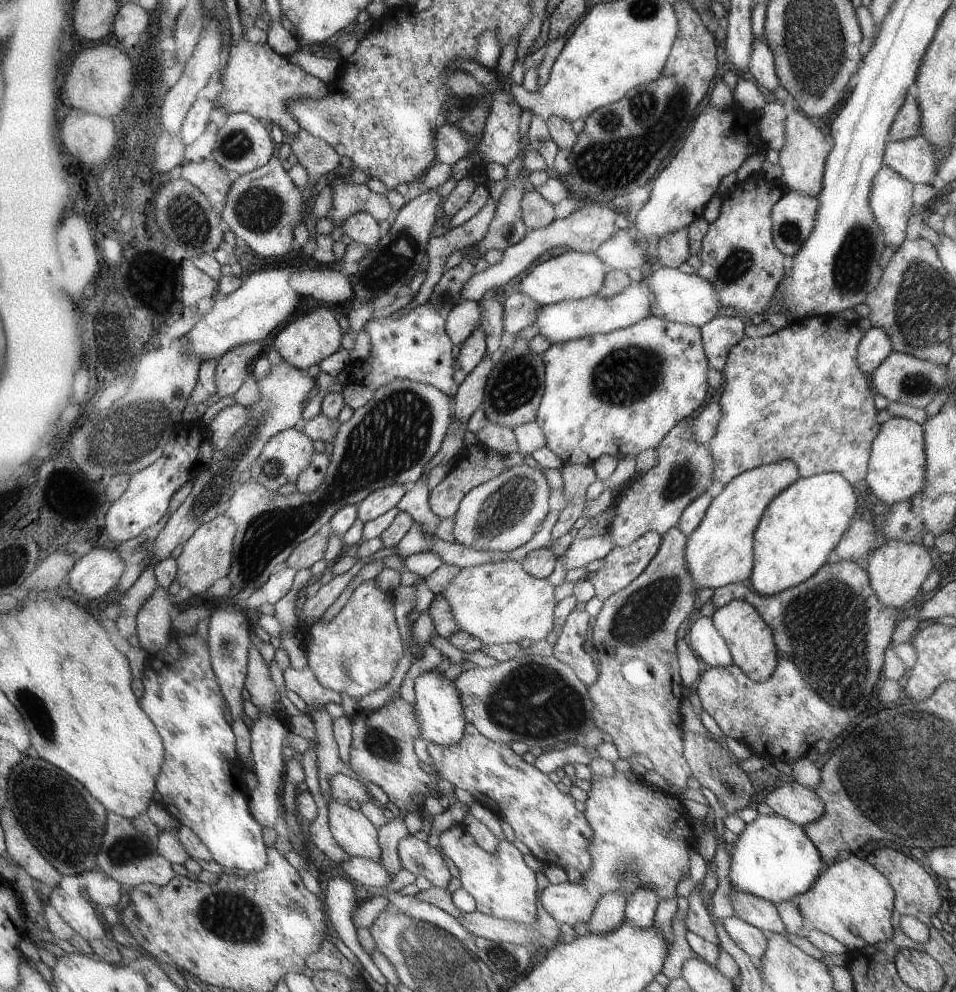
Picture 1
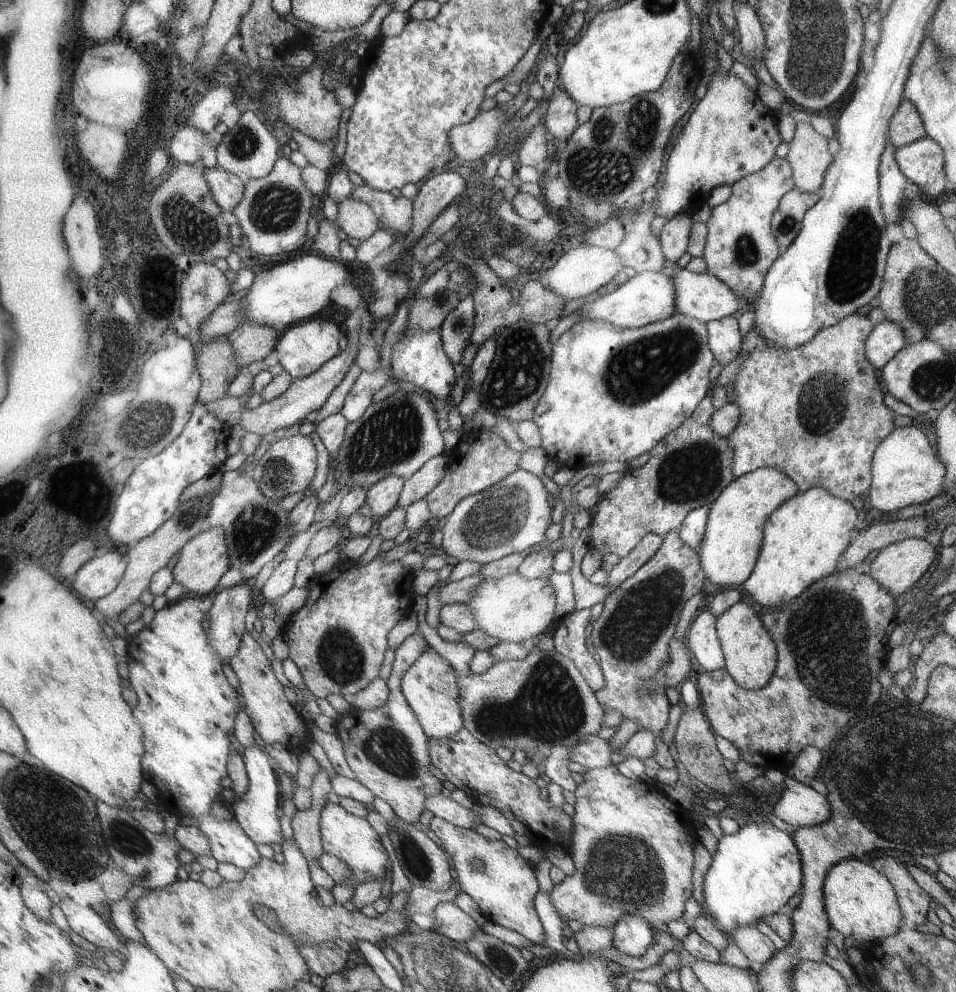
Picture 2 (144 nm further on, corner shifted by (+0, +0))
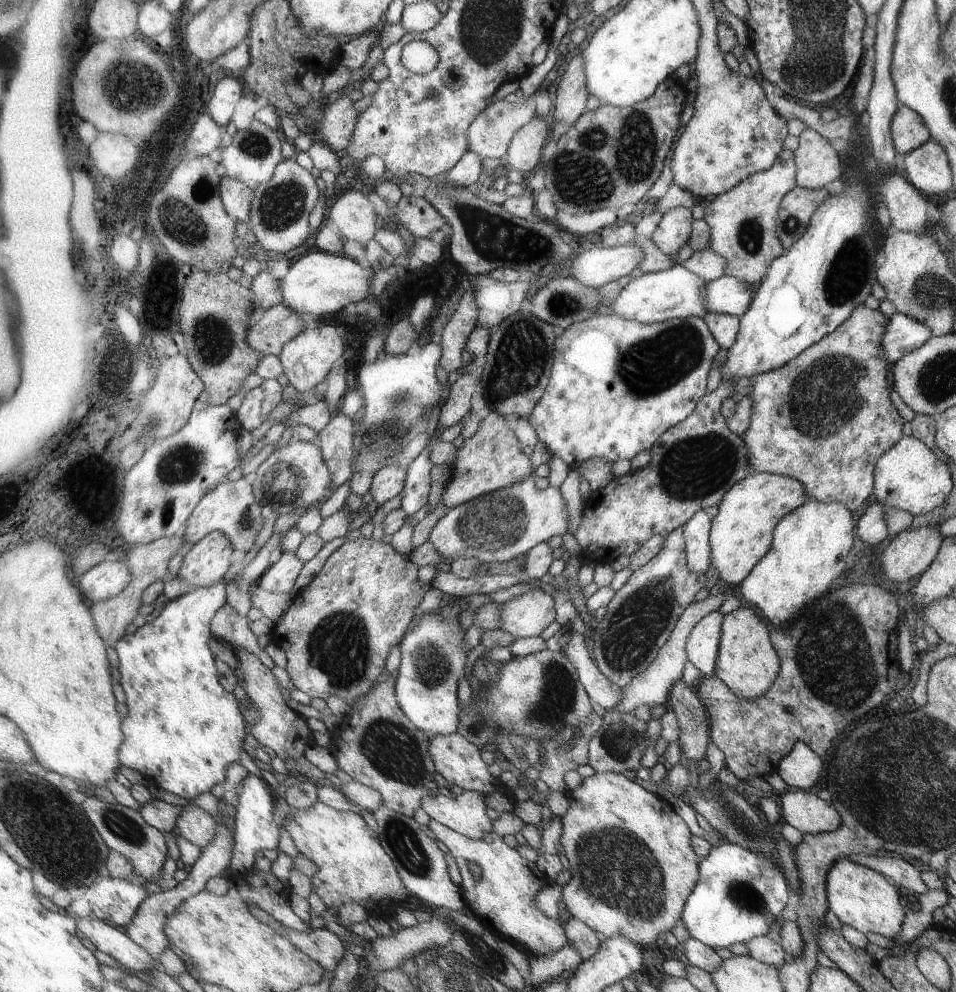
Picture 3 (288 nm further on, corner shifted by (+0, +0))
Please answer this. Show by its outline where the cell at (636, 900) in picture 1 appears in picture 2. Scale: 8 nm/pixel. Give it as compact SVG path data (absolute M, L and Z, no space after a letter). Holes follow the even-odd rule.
M625 914L615 926L613 926L613 946L615 950L639 958L647 952L647 948L653 944L653 932L651 924L641 916Z

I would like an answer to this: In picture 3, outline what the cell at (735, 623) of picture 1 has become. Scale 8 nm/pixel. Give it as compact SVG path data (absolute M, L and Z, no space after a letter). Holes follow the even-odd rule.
M737 608L723 620L723 632L719 642L719 656L715 660L715 678L719 678L735 696L741 700L757 700L763 696L775 682L781 672L781 660L777 650L773 650L773 642L769 642L771 634L765 624L757 618L751 608Z

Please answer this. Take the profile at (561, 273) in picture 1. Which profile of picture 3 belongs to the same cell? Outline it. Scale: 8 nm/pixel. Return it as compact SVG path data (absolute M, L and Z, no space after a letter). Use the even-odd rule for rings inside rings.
M619 246L619 248L587 248L573 260L573 276L581 284L599 290L607 282L629 276L645 260L641 246Z

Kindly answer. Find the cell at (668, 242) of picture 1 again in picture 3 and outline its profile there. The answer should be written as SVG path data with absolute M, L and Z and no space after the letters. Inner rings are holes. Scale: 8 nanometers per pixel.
M671 208L659 220L651 240L665 256L671 258L683 244L689 244L691 226L693 214L689 208Z

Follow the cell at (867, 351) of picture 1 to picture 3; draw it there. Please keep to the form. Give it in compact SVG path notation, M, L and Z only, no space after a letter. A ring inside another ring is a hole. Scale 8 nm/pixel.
M893 314L889 320L891 322L887 324L887 332L881 342L885 350L885 362L895 364L901 356L917 350L933 336L923 322L907 314Z

